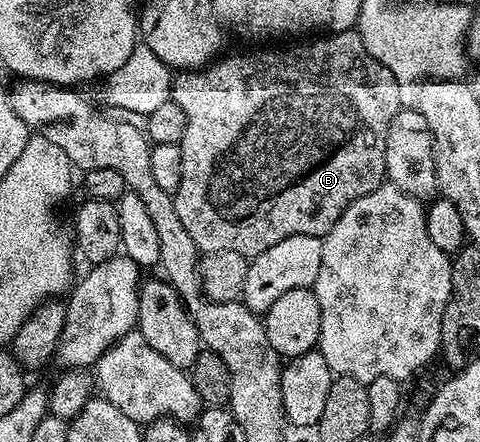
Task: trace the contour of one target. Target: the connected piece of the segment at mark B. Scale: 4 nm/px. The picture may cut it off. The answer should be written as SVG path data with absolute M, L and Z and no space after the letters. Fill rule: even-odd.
M358 29L340 30L316 38L319 38L316 42L307 42L304 46L291 46L288 50L259 50L263 48L255 48L252 54L231 54L228 58L220 57L218 60L212 61L202 68L185 70L176 73L174 77L172 77L170 101L178 104L181 112L185 114L185 136L181 136L181 140L179 141L179 147L181 148L181 184L175 189L173 197L175 207L177 208L177 216L181 216L181 224L185 224L185 232L189 232L189 236L193 236L193 244L197 244L197 248L203 254L241 252L241 256L245 256L250 260L256 258L261 252L265 252L265 248L273 248L273 244L281 244L281 240L285 240L289 236L313 236L314 238L322 238L324 234L330 232L333 224L337 224L337 220L347 211L349 204L361 200L361 196L365 196L369 192L376 190L377 187L383 185L387 177L385 166L386 137L389 136L390 122L397 116L401 109L401 103L399 103L401 83L391 69L376 60L369 52L369 48L365 48Z

